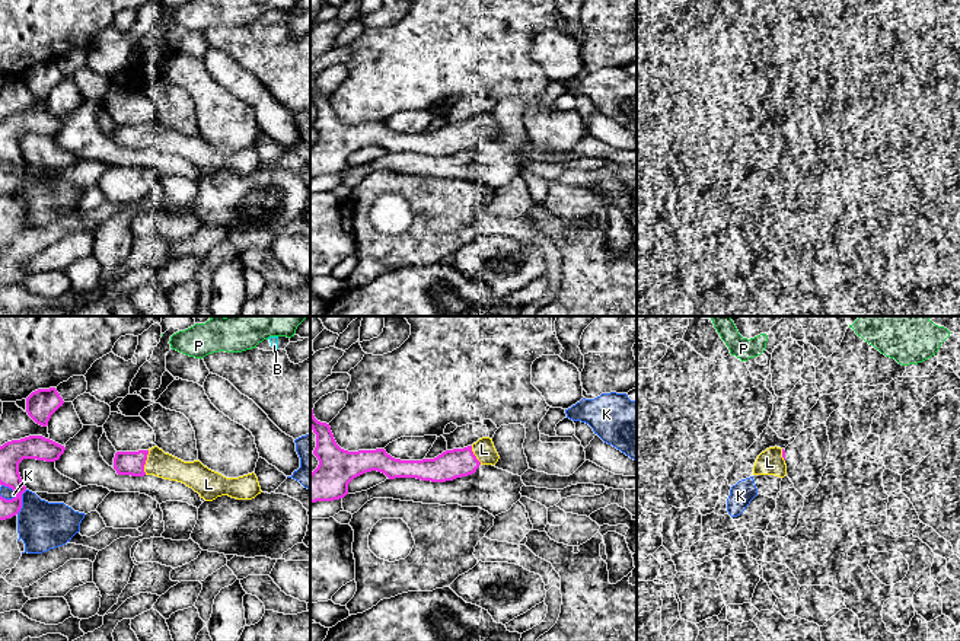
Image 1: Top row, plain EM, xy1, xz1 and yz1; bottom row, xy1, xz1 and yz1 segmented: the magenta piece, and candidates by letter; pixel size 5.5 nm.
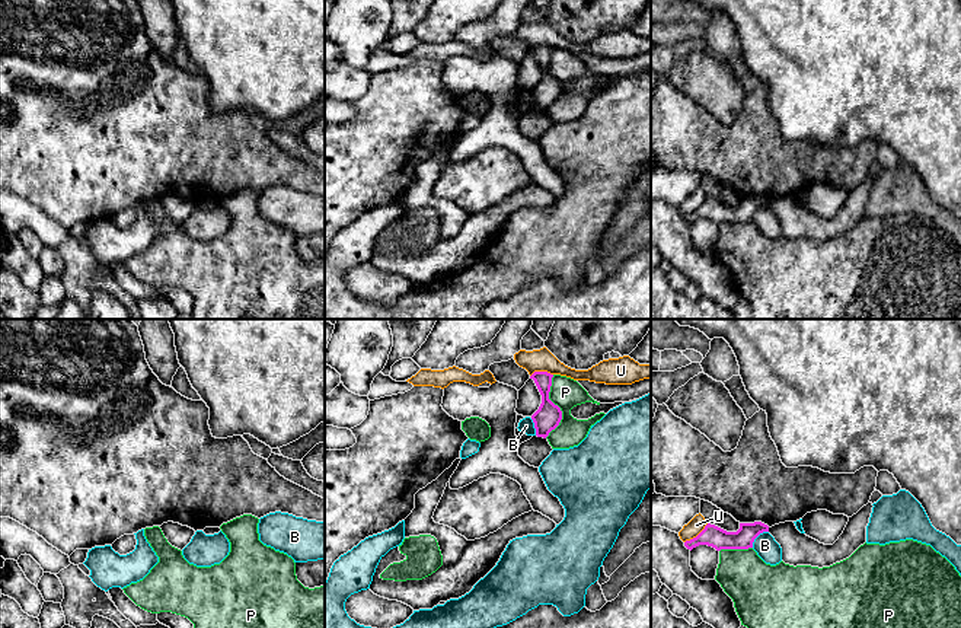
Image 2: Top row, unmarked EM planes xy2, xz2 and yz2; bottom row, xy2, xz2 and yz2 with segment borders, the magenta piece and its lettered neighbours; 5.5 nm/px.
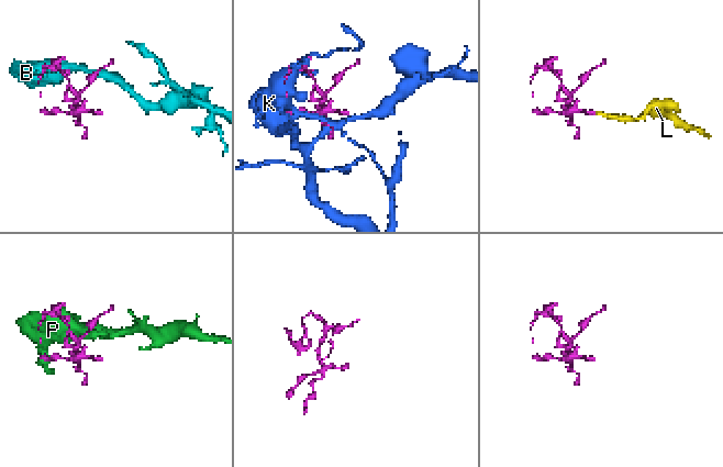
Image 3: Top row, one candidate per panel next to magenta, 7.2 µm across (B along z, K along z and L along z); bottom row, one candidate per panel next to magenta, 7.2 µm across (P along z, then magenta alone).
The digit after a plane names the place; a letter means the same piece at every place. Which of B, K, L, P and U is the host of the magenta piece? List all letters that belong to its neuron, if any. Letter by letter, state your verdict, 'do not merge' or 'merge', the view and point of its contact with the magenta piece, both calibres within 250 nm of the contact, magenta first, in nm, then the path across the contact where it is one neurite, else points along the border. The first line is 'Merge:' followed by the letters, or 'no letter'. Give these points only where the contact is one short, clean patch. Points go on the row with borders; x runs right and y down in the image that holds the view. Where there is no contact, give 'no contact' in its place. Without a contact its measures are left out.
Merge: L
B: do not merge | yz2 (757, 535) | 120/120 nm | along yz2 (768, 531), (763, 531), (752, 547)
K: do not merge | xy1 (10, 487) | 140/70 nm
L: merge | xy1 (144, 462) | 130/140 nm
P: do not merge | xz2 (558, 407) | 140/170 nm | along xz2 (554, 375), (549, 398), (559, 408), (561, 421), (545, 437)
U: do not merge | yz2 (698, 535) | 120/90 nm | along yz2 (708, 523), (685, 542)

